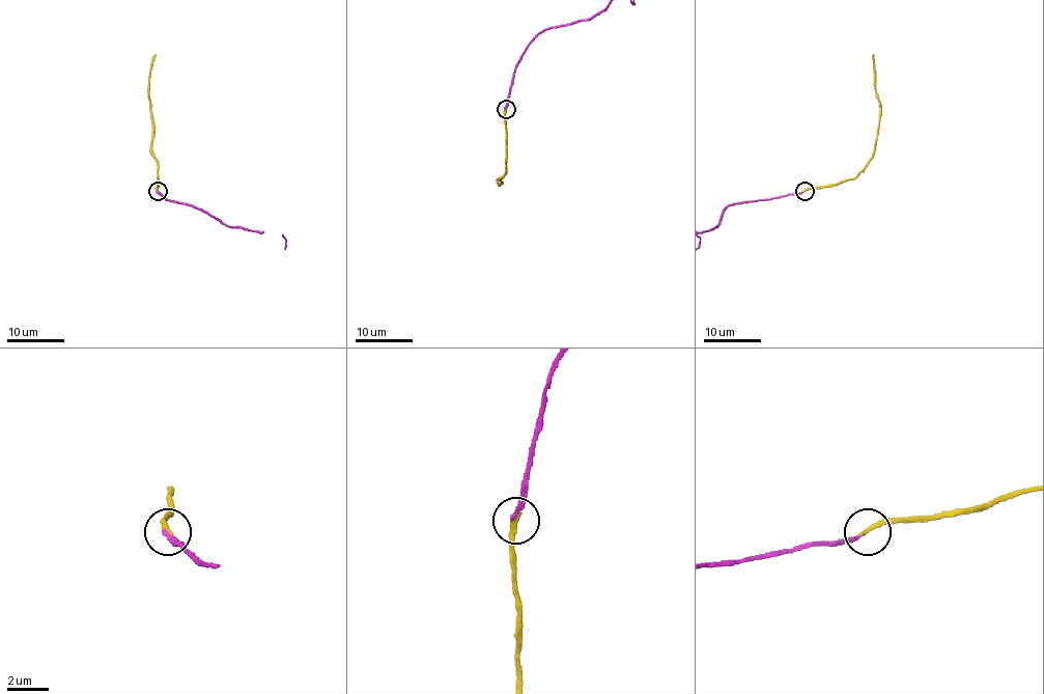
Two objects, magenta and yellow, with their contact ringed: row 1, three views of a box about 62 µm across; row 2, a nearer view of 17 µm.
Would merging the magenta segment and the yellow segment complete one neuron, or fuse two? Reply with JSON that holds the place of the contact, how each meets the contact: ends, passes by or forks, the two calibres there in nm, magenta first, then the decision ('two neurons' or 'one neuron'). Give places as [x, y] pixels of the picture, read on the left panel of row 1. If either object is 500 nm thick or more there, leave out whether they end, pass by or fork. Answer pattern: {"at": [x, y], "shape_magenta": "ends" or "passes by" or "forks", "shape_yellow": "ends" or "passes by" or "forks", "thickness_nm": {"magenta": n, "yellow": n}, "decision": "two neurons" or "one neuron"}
{"at": [158, 191], "shape_magenta": "ends", "shape_yellow": "ends", "thickness_nm": {"magenta": 190, "yellow": 240}, "decision": "one neuron"}

